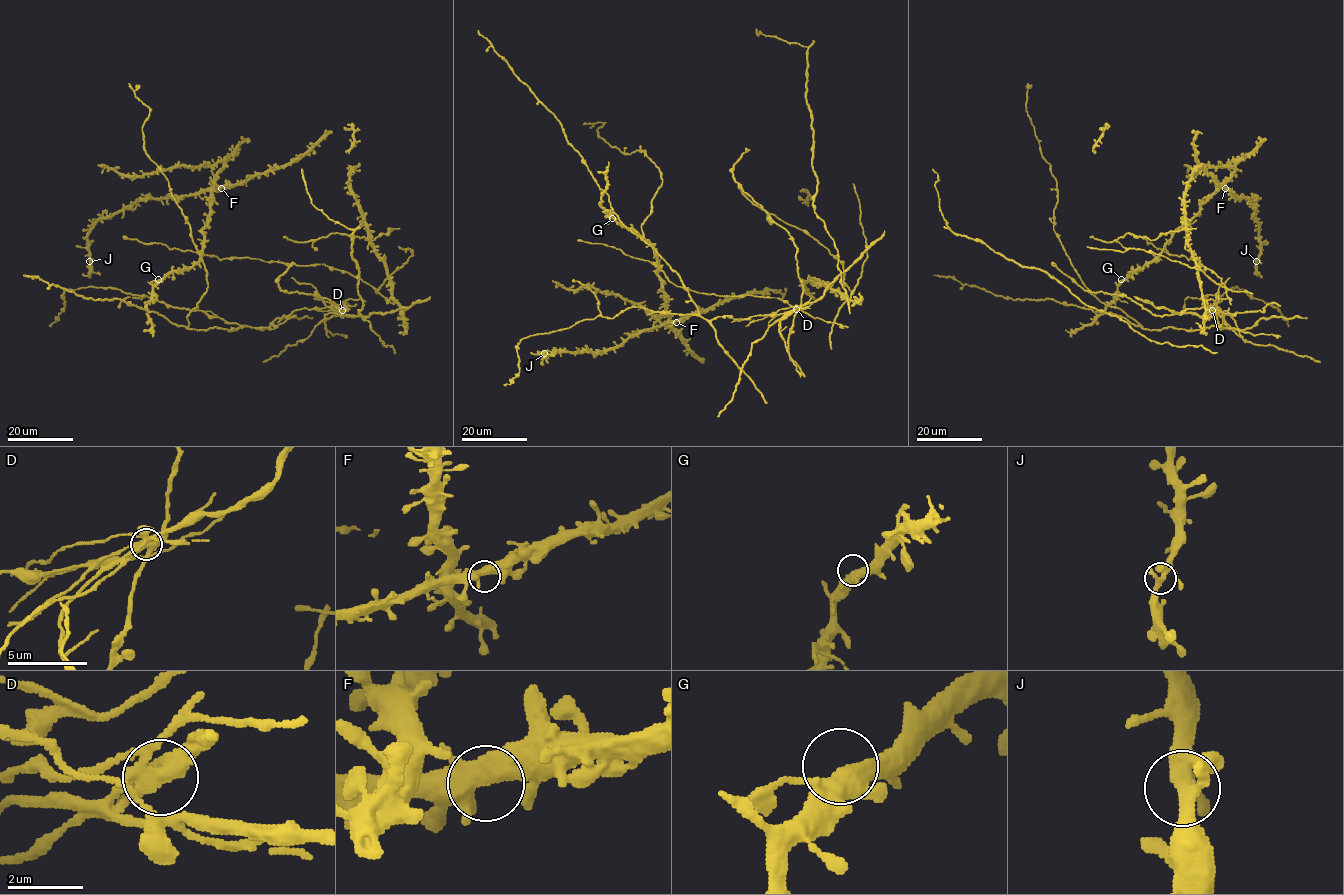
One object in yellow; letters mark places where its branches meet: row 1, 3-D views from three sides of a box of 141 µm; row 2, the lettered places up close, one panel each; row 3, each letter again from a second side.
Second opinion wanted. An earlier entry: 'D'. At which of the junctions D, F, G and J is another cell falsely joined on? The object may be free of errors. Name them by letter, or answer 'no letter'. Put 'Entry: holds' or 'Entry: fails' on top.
Entry: holds
D

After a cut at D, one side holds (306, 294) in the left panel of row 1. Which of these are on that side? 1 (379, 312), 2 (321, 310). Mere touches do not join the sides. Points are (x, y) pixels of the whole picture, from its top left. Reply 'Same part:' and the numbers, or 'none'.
Same part: none

